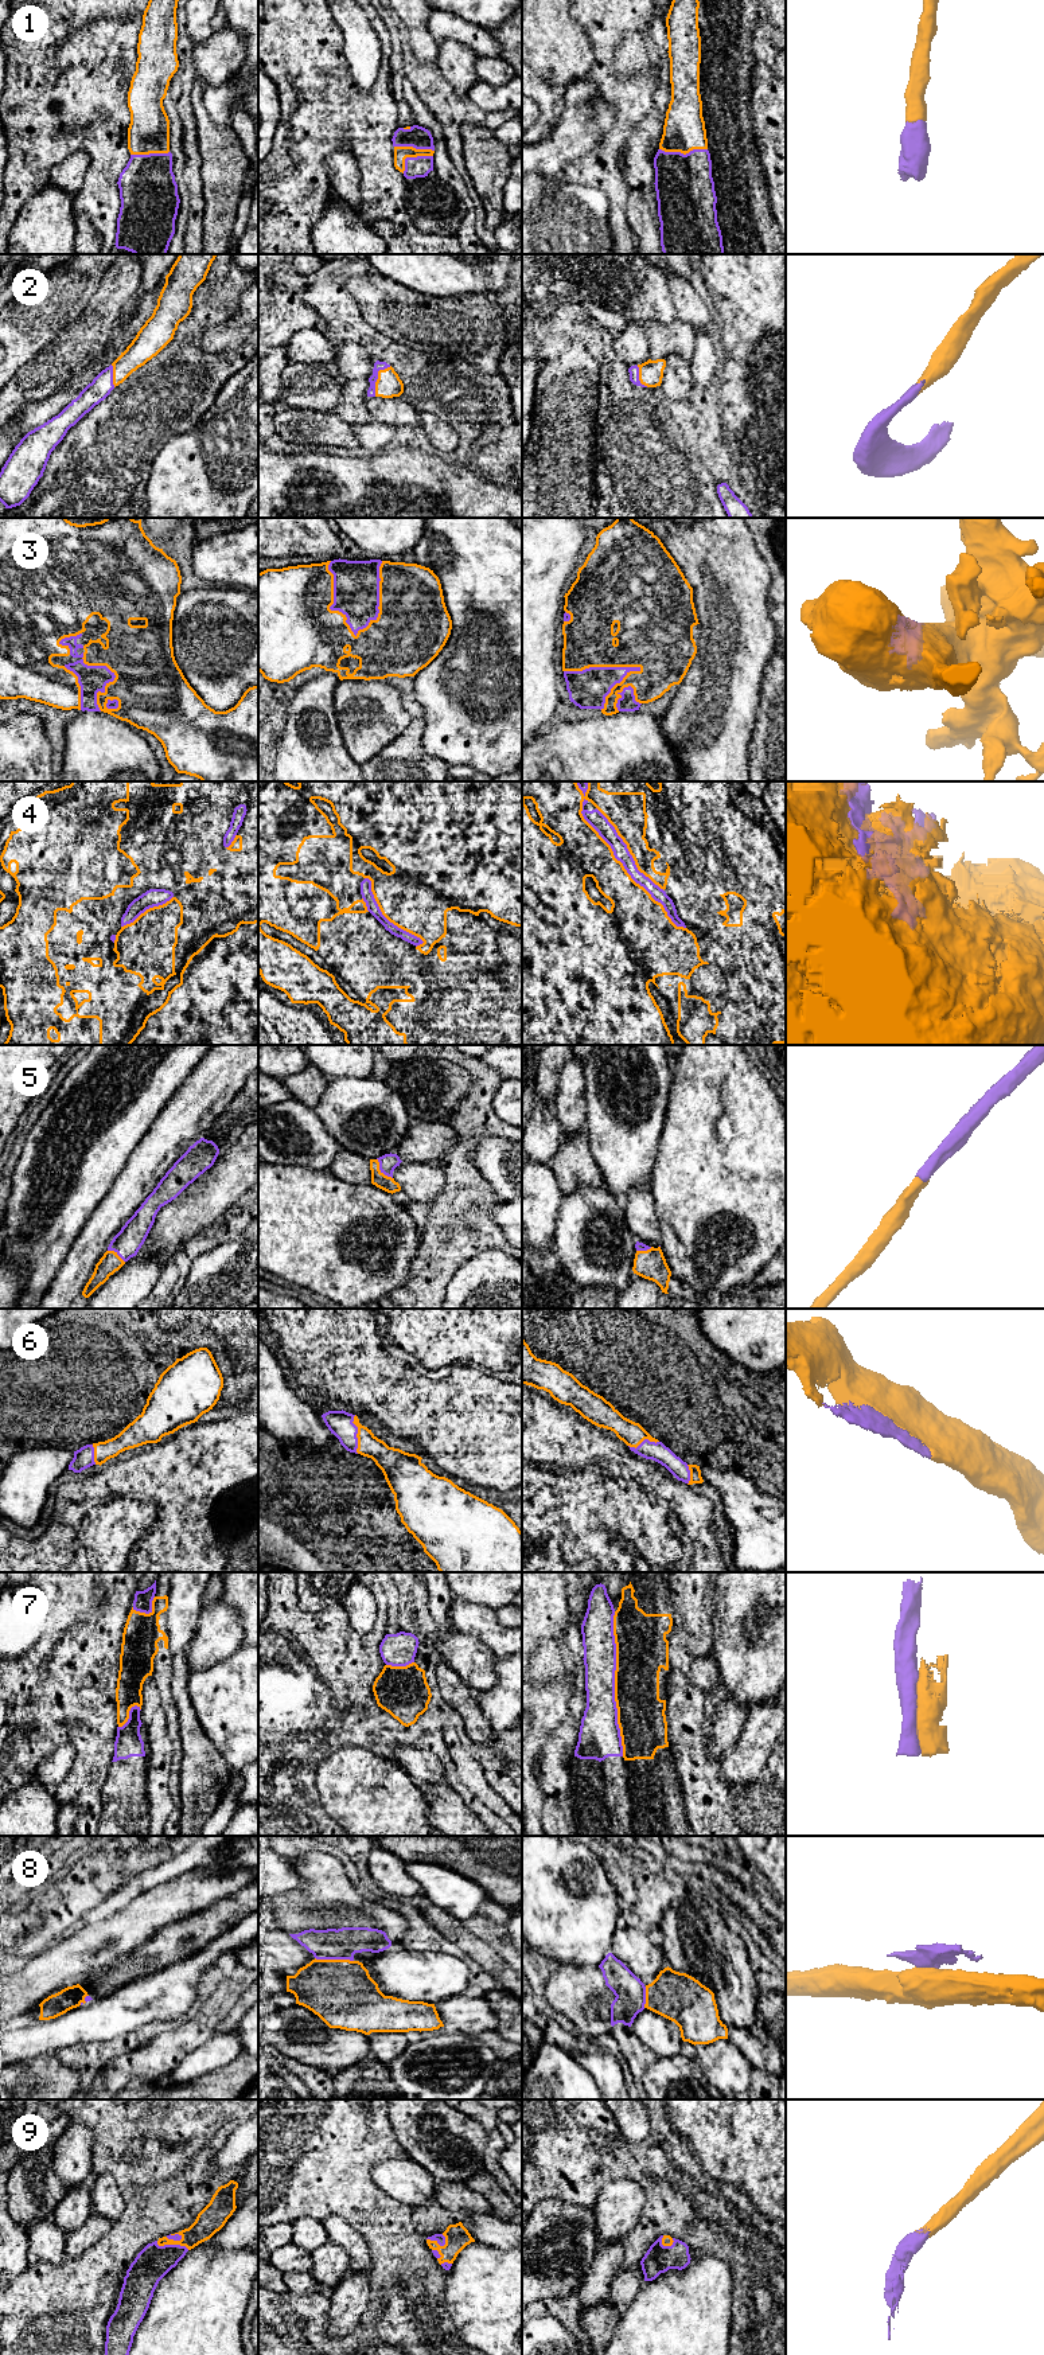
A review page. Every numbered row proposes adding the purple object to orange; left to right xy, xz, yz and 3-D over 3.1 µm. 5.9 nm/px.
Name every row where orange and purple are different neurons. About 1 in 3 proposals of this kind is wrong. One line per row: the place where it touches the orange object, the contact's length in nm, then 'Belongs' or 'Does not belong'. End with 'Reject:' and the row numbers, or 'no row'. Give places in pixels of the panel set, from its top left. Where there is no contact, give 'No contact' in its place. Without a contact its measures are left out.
1: Touches orange at yz (684, 153). Shared border 280 nm. Belongs
2: Touches orange at xz (378, 378). Shared border 200 nm. Belongs
3: Touches orange at xz (380, 601). Shared border 480 nm. Belongs
4: Touches orange at yz (616, 860). Shared border 1100 nm. Belongs
5: Touches orange at xz (380, 1170). Shared border 160 nm. Belongs
6: Touches orange at xz (357, 1434). Shared border 240 nm. Belongs
7: Touches orange at yz (615, 1684). Shared border 850 nm. Does not belong
8: Touches orange at xz (334, 1960). Shared border 240 nm. Does not belong
9: Touches orange at xy (172, 2244). Shared border 200 nm. Belongs
Reject: 7, 8

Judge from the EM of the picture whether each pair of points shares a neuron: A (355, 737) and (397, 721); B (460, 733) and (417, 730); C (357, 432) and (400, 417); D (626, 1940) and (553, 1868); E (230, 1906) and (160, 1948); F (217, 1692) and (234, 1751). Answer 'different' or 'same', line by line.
A: same
B: different
C: same
D: different
E: same
F: same

